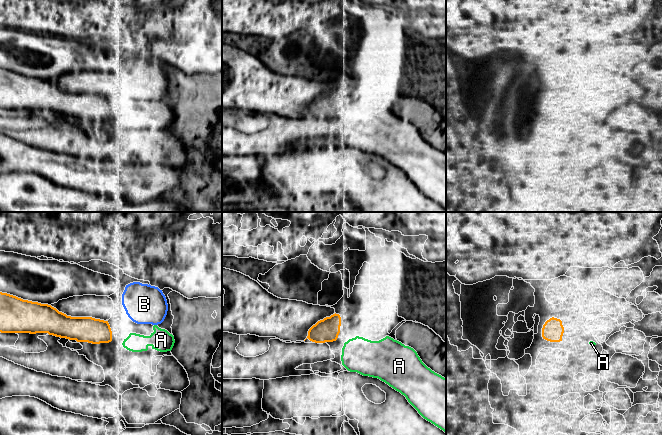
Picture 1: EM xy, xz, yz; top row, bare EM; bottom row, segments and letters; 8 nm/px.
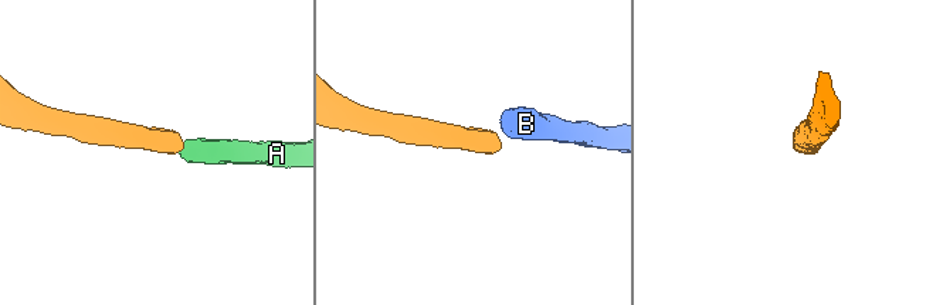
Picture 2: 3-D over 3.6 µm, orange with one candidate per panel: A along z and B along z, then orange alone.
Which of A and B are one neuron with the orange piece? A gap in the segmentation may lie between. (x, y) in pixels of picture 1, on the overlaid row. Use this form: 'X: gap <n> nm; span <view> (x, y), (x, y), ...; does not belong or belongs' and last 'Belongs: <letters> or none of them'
A: gap 70 nm; span xz (336, 339), (344, 343); belongs
B: gap 160 nm; span xy (108, 323), (126, 313); does not belong
Belongs: A

